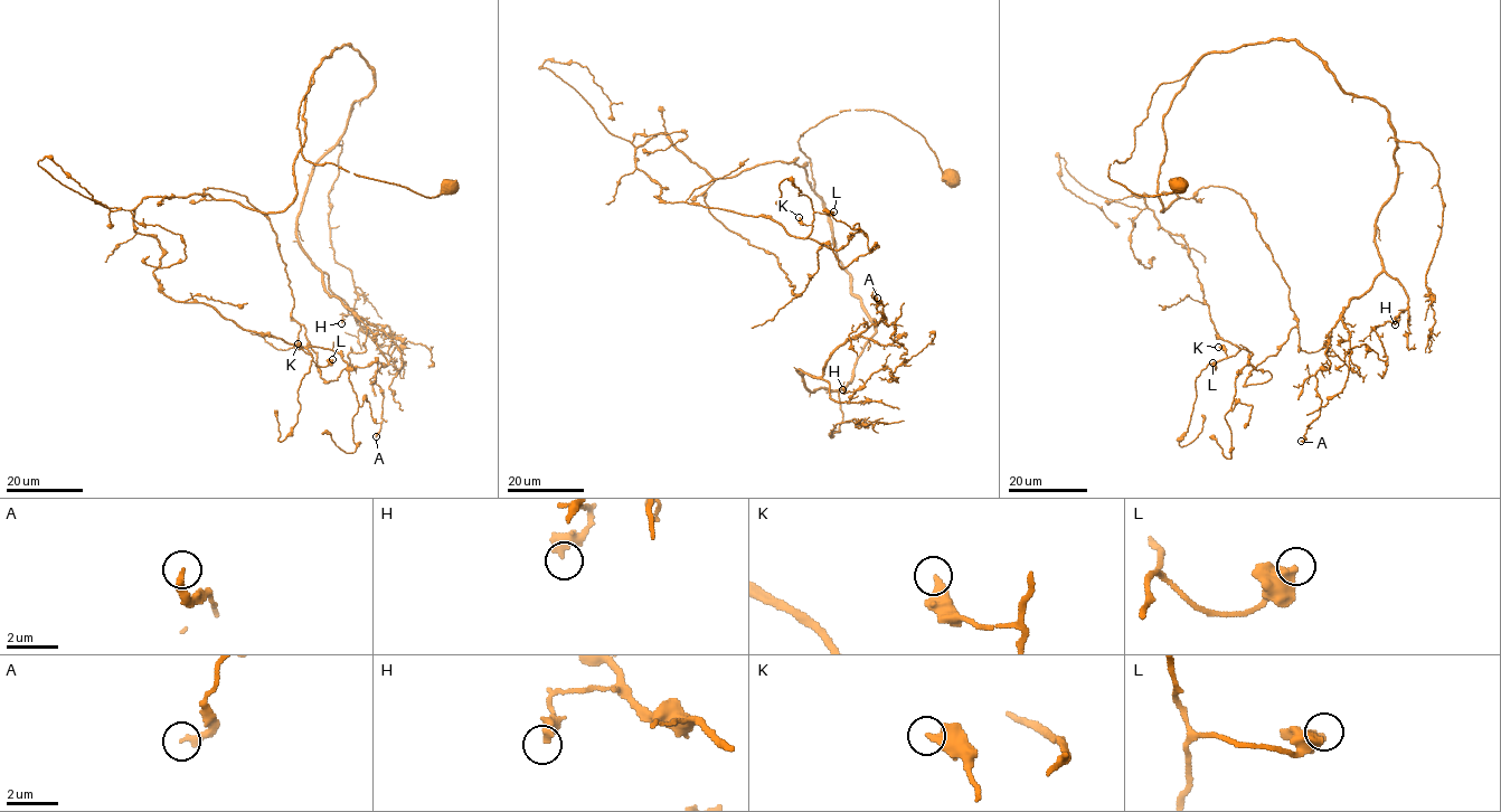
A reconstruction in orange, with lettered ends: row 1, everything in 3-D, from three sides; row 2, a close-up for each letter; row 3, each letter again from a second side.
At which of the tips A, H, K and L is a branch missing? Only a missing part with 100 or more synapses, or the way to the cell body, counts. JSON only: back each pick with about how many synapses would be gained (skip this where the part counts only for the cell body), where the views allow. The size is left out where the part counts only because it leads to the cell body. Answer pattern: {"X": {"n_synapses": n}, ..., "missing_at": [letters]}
{"missing_at": []}

